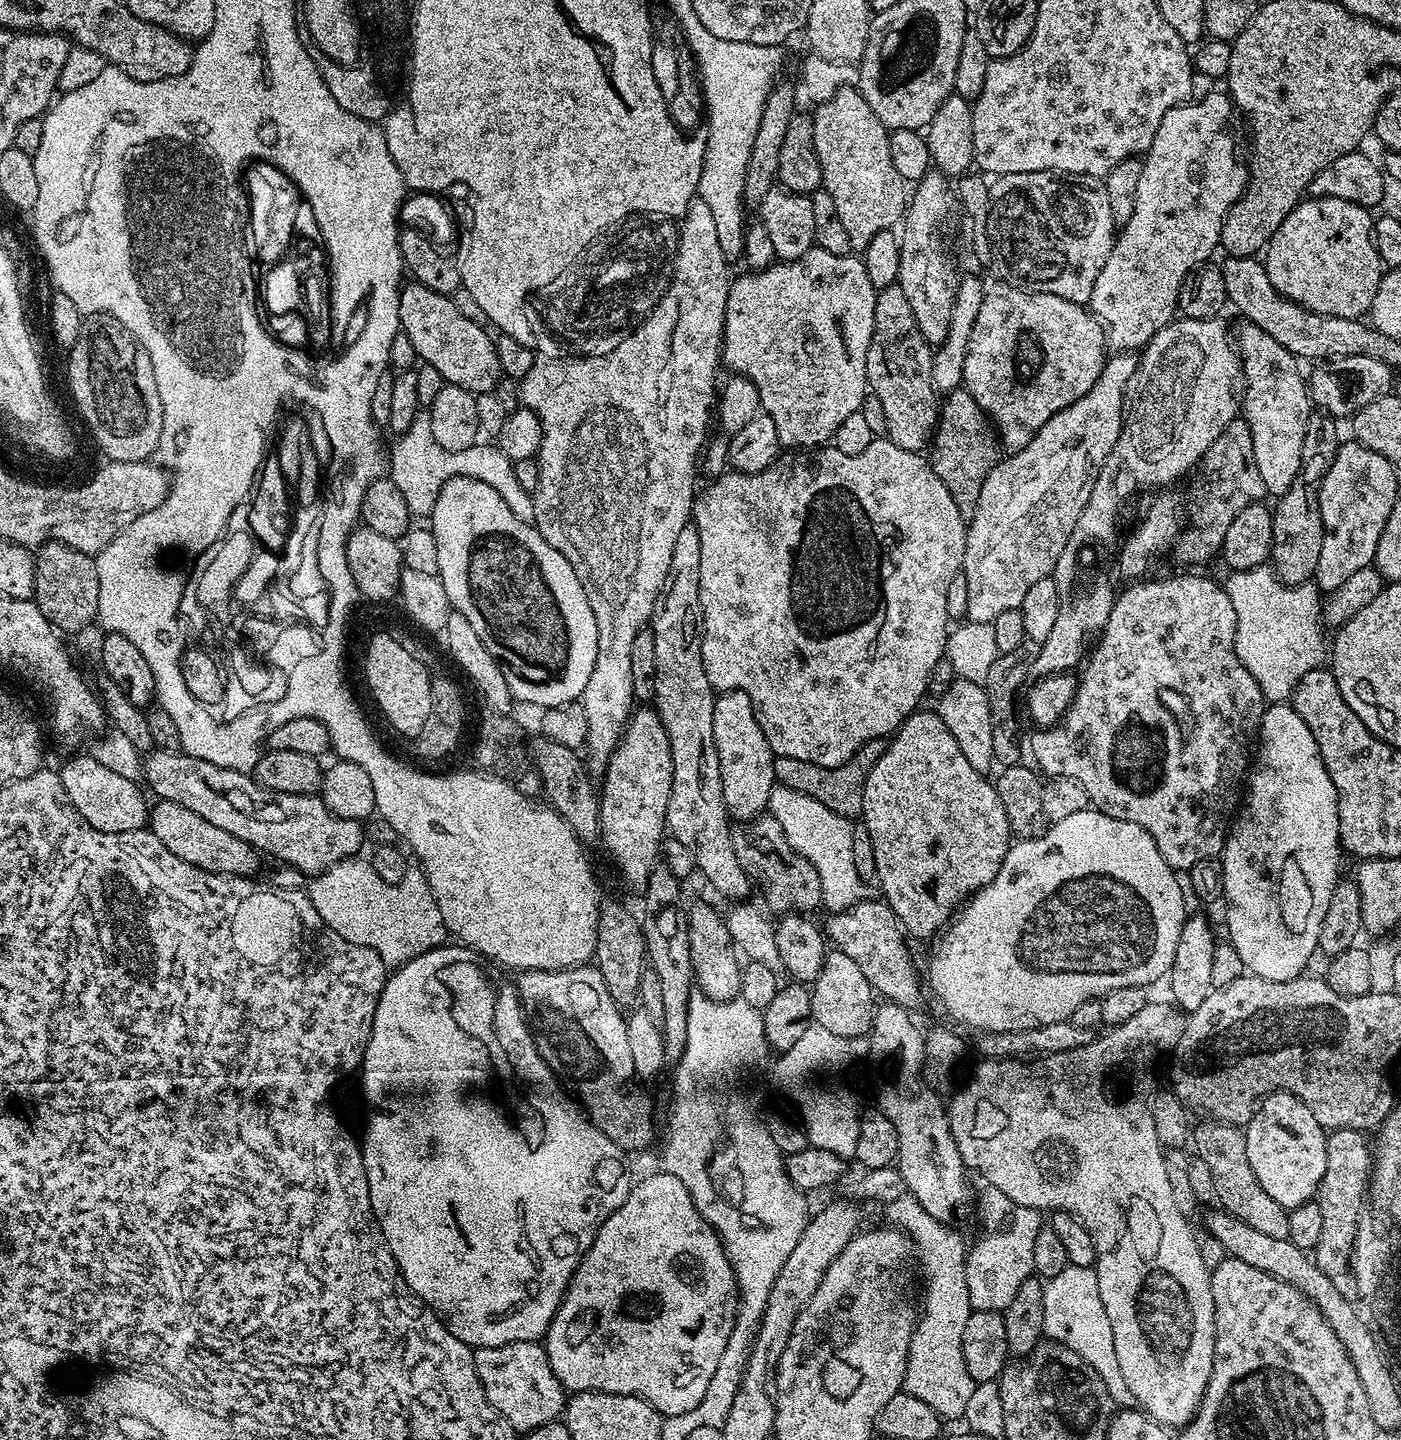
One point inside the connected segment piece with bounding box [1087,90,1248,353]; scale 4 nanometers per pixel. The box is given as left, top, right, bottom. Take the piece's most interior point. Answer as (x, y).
(1190, 177)

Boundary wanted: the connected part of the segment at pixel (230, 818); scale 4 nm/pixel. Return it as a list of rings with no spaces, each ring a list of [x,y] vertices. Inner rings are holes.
[[[152,750],[144,760],[144,780],[152,787],[153,797],[161,800],[173,800],[186,810],[194,810],[198,818],[206,818],[214,826],[222,826],[229,834],[242,838],[256,849],[257,853],[269,852],[277,856],[284,864],[290,864],[300,872],[319,874],[342,862],[355,857],[364,844],[364,832],[361,821],[347,820],[332,816],[330,810],[322,803],[319,795],[303,796],[302,794],[282,794],[263,788],[247,771],[238,768],[214,766],[197,756],[190,756],[183,751],[164,752]]]

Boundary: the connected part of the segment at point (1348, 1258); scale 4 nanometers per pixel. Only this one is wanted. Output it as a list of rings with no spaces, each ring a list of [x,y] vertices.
[[[1333,1128],[1327,1133],[1326,1142],[1326,1171],[1322,1173],[1322,1182],[1315,1194],[1316,1205],[1319,1213],[1322,1214],[1322,1232],[1318,1234],[1318,1242],[1314,1249],[1314,1259],[1324,1273],[1333,1278],[1340,1278],[1340,1275],[1349,1271],[1352,1262],[1352,1247],[1356,1244],[1358,1231],[1358,1220],[1360,1218],[1360,1207],[1366,1200],[1366,1183],[1370,1174],[1371,1149],[1363,1131],[1359,1128]]]

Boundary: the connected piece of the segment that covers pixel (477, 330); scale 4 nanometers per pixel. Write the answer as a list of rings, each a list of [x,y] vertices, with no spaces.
[[[415,282],[405,283],[400,290],[400,326],[410,342],[414,342],[417,357],[423,363],[434,366],[434,370],[442,374],[445,384],[462,386],[462,390],[473,394],[488,394],[502,377],[499,354],[496,353],[493,337],[488,337],[489,329],[484,324],[470,322],[470,318],[457,310],[451,298]]]

